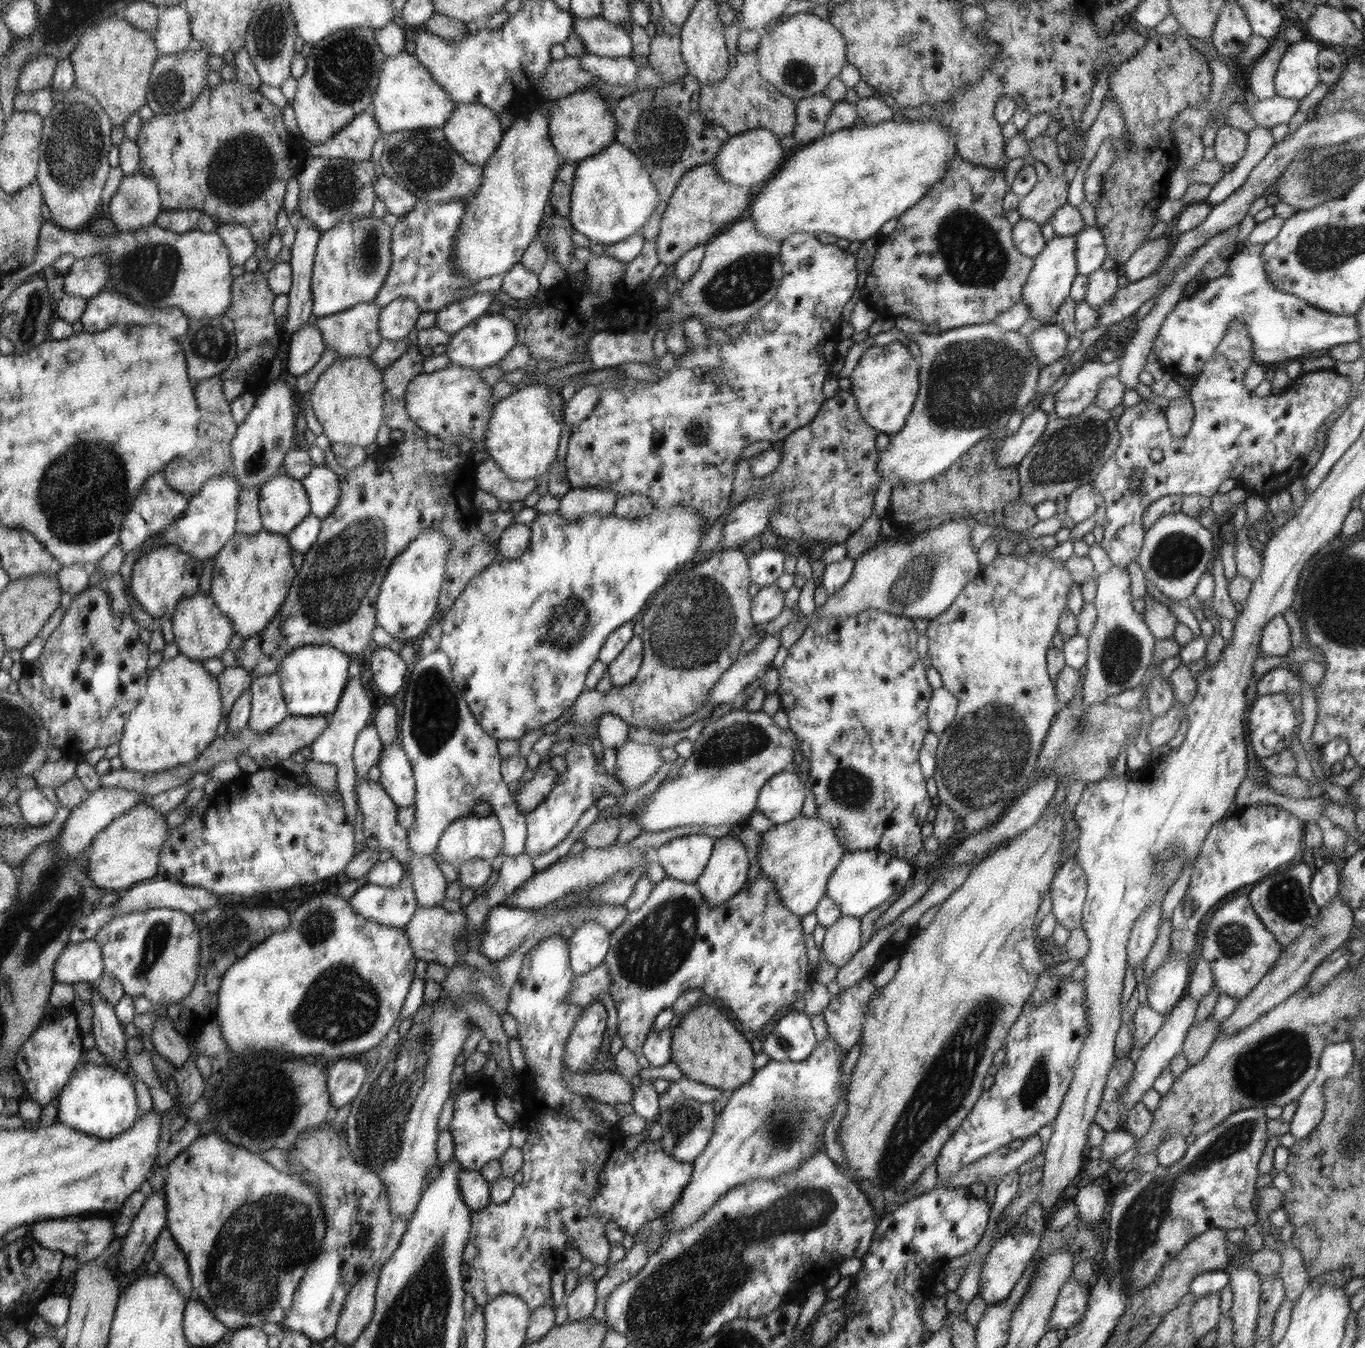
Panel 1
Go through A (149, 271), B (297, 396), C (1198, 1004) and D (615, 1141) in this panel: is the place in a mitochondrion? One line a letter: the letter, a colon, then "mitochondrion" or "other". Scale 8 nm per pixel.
A: mitochondrion
B: other
C: other
D: other

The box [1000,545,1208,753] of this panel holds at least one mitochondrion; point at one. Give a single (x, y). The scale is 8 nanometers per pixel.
(1121, 655)

